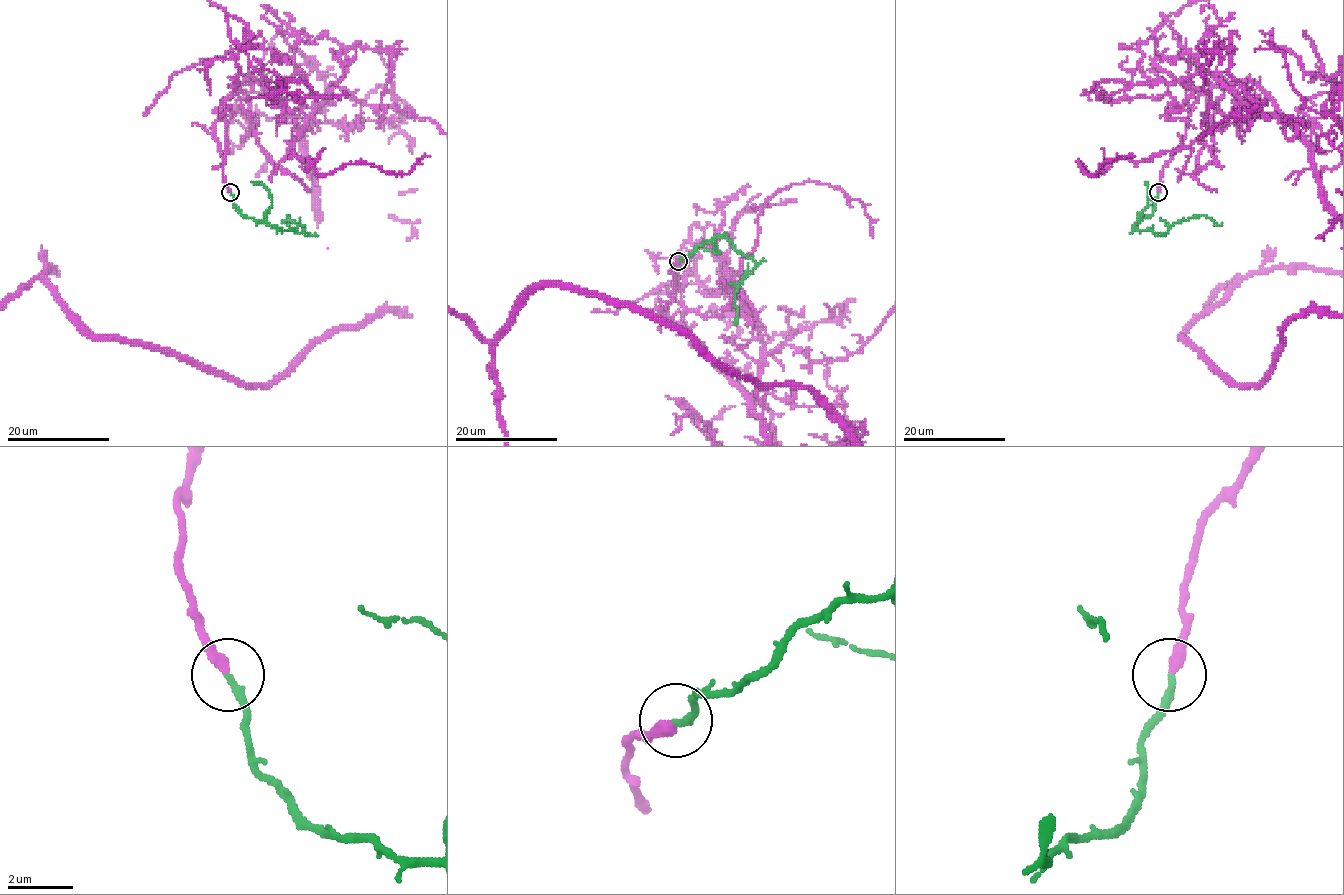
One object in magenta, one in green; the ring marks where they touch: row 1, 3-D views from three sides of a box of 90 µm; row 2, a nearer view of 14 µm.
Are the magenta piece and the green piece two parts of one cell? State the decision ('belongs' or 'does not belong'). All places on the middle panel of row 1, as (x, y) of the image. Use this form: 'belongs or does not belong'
belongs

